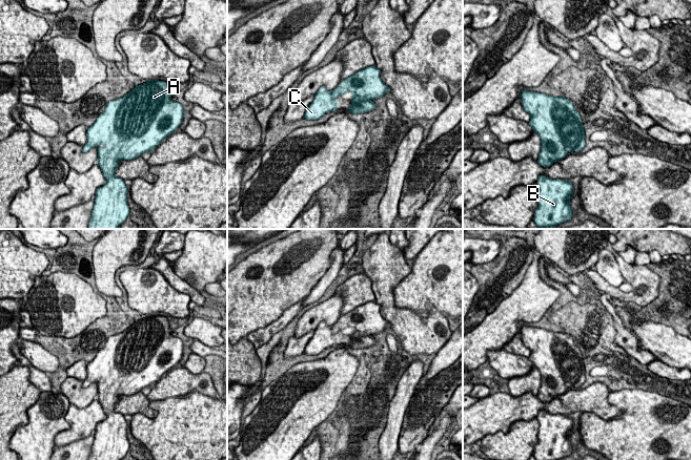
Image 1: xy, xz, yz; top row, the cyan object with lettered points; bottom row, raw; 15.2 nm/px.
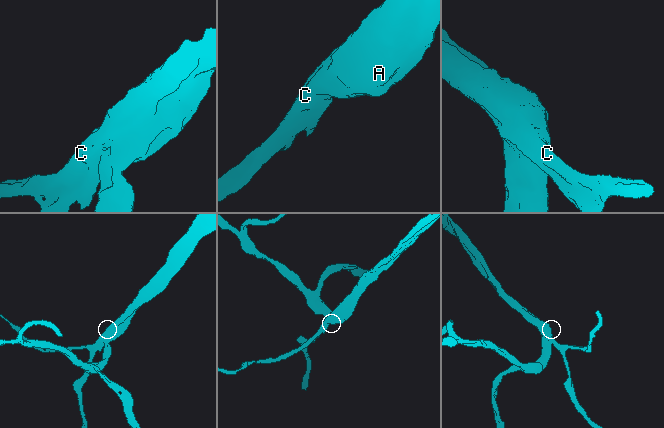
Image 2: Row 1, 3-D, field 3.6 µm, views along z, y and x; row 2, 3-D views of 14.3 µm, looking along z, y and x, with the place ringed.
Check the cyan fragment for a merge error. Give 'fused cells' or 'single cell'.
single cell

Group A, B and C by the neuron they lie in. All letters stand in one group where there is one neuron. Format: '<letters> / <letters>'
A B C

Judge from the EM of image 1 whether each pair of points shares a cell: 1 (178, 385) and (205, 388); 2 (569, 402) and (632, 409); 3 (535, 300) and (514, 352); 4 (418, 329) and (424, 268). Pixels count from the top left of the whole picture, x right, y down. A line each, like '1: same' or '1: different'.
1: same
2: different
3: different
4: different

